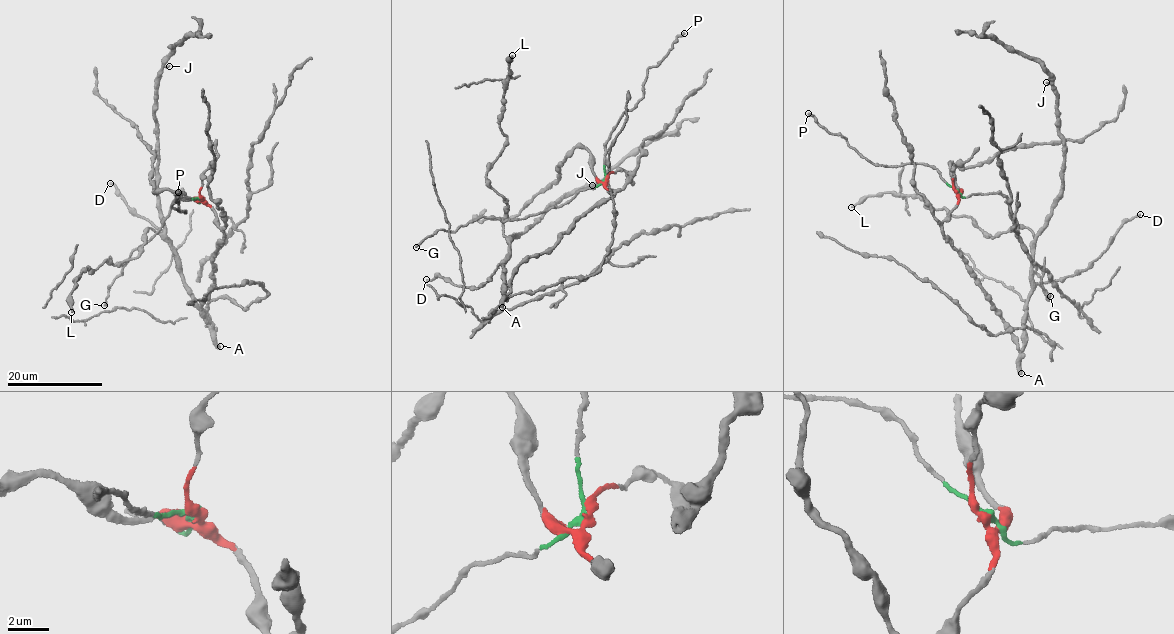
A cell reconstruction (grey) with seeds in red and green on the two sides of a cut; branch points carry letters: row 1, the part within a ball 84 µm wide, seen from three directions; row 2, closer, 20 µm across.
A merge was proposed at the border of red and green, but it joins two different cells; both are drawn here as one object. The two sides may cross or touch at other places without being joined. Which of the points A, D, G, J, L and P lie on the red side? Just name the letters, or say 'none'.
A, D, J, L

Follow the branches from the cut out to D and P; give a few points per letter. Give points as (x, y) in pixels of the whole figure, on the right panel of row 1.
D: (955, 191), (958, 203), (942, 235), (1020, 351), (1034, 287), (1084, 270), (1139, 214)
P: (955, 191), (944, 182), (938, 171), (924, 164), (889, 166), (867, 160), (840, 135), (821, 127), (808, 113)

